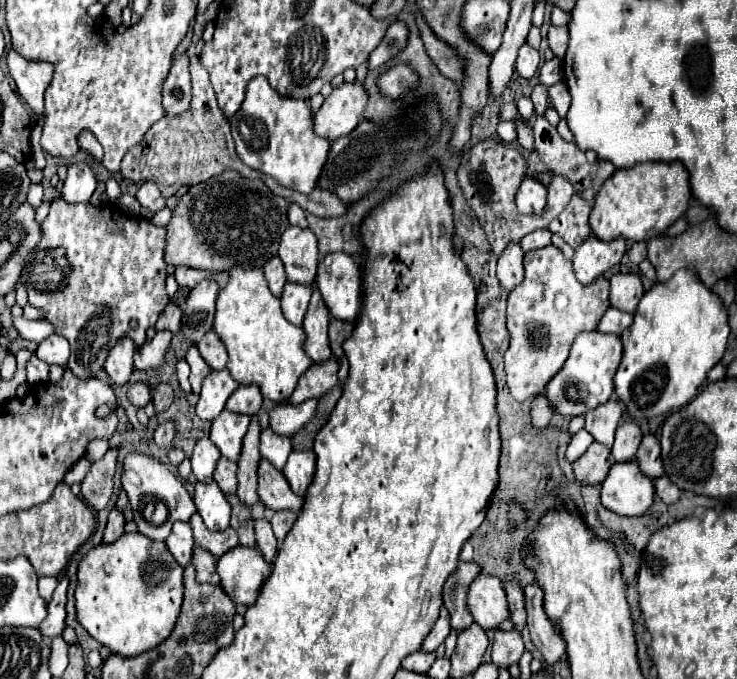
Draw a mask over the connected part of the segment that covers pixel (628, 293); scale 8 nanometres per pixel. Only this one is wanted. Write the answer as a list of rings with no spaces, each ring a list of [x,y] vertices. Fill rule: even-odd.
[[[615,273],[609,279],[611,285],[611,307],[619,309],[619,311],[627,311],[627,313],[635,313],[637,303],[643,297],[643,285],[637,273]]]

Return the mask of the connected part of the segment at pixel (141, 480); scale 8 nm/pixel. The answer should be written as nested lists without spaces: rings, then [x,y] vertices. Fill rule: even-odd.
[[[133,453],[133,455],[127,455],[125,459],[125,465],[123,465],[123,489],[127,491],[129,495],[129,501],[131,501],[131,509],[133,509],[133,519],[139,527],[139,533],[143,533],[145,537],[153,539],[153,541],[165,541],[167,535],[171,533],[171,525],[175,521],[189,521],[193,515],[195,515],[195,503],[193,503],[193,497],[189,495],[189,491],[183,487],[181,479],[175,477],[173,469],[165,463],[159,463],[157,459],[151,459],[147,455],[141,455],[141,453]],[[149,497],[155,497],[157,501],[165,503],[167,505],[167,521],[161,523],[161,525],[153,525],[145,519],[143,515],[143,503],[149,501]]]

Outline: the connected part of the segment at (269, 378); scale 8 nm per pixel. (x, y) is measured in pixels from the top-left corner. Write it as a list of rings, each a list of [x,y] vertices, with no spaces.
[[[233,267],[229,271],[229,285],[225,289],[219,291],[217,297],[217,313],[215,313],[215,323],[213,323],[213,331],[219,335],[219,339],[225,343],[227,353],[229,353],[229,361],[227,361],[227,369],[231,371],[231,377],[239,383],[239,385],[249,385],[249,383],[257,383],[257,387],[261,389],[261,395],[273,403],[283,403],[289,401],[299,377],[313,365],[313,361],[305,355],[303,345],[305,345],[305,331],[293,323],[289,323],[283,317],[281,311],[281,303],[277,297],[273,297],[273,293],[267,287],[267,281],[263,277],[261,269],[241,269],[241,267]]]

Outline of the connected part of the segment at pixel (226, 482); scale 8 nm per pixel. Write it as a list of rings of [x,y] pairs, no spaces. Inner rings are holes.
[[[221,457],[217,463],[217,469],[215,469],[215,481],[223,493],[235,493],[235,487],[237,487],[235,473],[237,473],[237,463]]]

